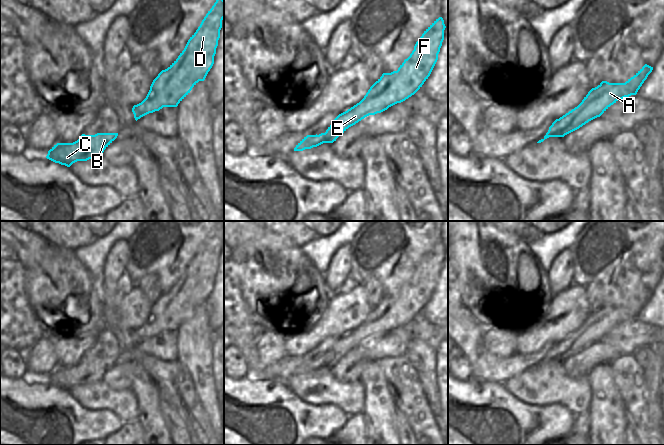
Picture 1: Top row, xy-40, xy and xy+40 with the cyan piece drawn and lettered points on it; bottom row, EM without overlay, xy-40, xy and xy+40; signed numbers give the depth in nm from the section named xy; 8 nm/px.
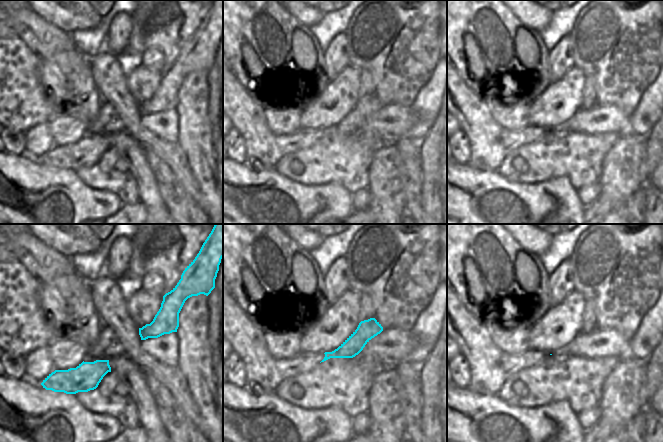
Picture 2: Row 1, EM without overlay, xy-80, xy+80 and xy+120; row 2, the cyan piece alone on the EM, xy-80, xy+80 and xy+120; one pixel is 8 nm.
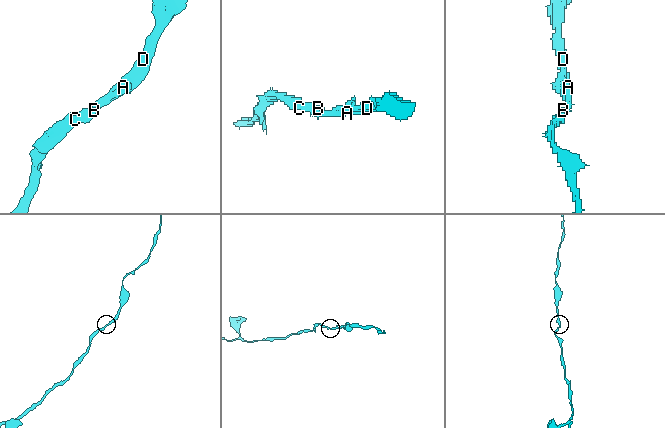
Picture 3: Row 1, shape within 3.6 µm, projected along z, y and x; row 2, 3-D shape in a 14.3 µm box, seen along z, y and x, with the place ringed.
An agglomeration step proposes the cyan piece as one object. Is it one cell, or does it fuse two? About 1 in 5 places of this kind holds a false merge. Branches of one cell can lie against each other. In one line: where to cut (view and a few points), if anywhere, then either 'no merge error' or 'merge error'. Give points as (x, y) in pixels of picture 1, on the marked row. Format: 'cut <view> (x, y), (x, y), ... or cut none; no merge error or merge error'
cut none; no merge error

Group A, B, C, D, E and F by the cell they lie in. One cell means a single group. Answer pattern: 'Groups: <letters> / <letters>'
Groups: A B C D E F

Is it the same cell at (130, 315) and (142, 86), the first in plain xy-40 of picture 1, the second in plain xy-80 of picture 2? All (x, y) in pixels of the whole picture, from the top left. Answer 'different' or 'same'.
same

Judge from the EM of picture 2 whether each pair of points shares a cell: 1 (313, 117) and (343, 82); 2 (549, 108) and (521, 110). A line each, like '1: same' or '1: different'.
1: same
2: different

